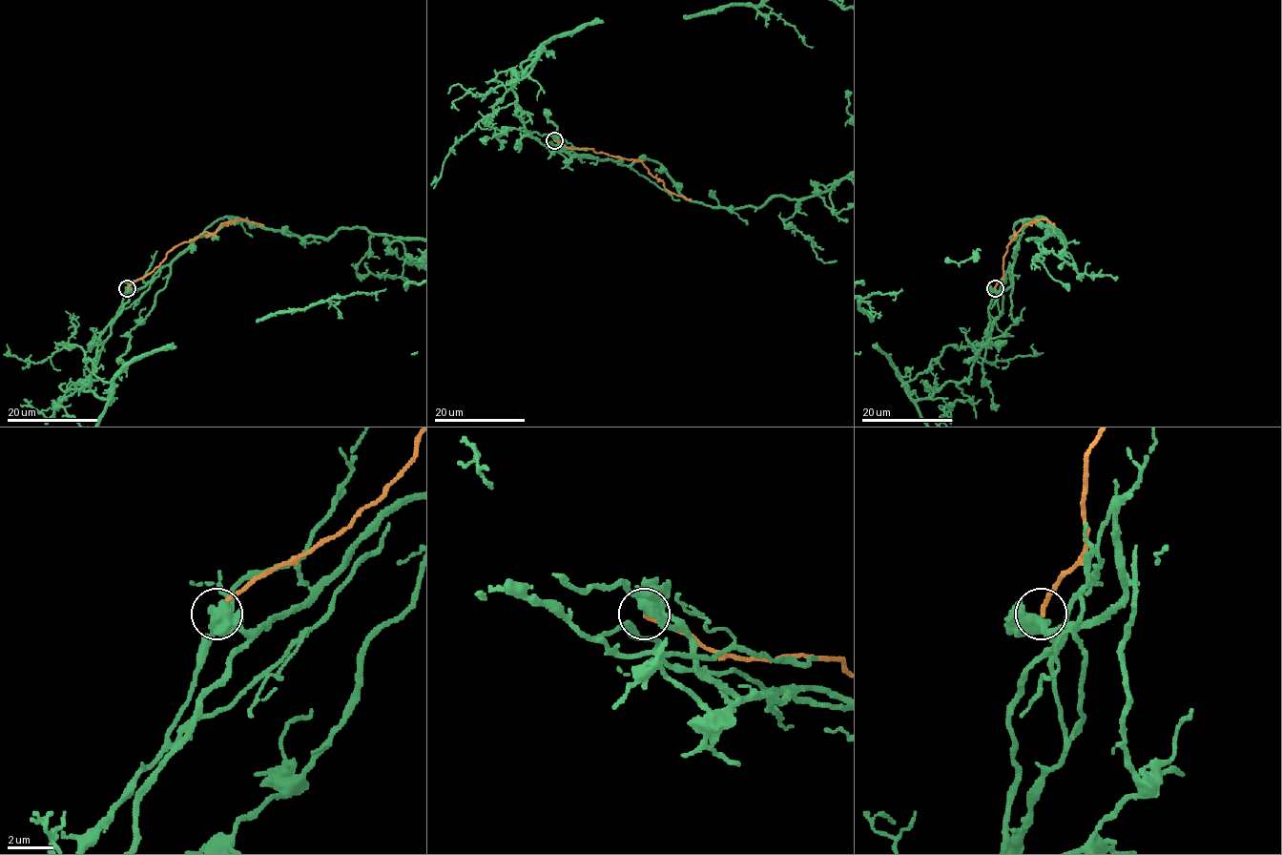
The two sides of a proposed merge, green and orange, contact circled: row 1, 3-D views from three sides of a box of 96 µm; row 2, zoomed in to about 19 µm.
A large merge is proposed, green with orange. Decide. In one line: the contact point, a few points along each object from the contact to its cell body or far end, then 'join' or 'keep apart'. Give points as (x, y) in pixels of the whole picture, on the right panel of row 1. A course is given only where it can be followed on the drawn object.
at (995, 288); orange runs (994, 288), (1003, 276), (1003, 258), (1014, 232), (1016, 234), (1026, 223), (1042, 218), (1054, 226); keep apart

